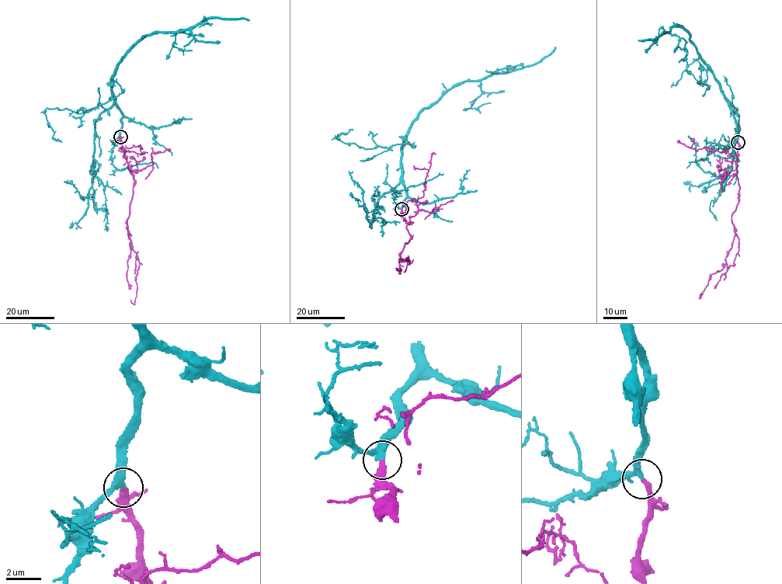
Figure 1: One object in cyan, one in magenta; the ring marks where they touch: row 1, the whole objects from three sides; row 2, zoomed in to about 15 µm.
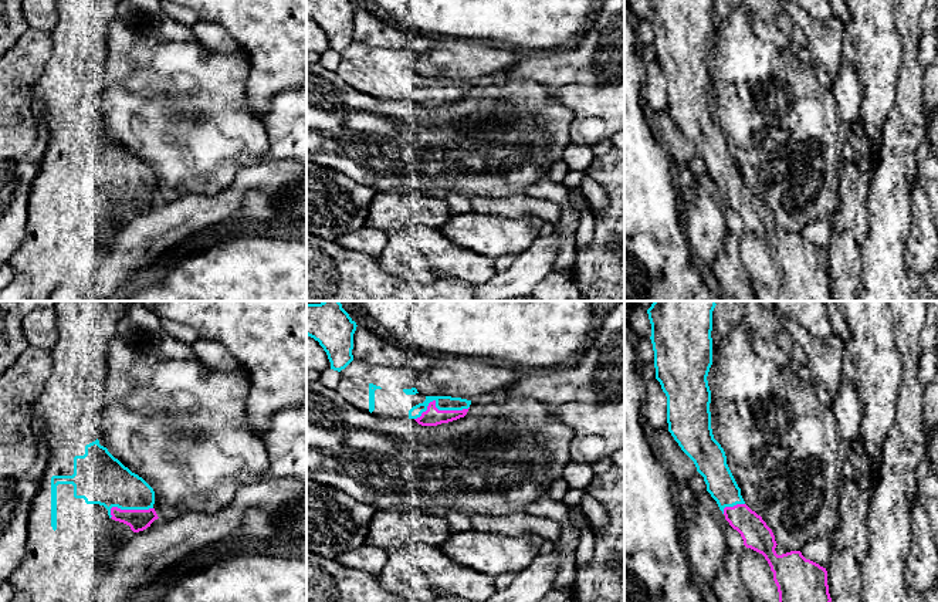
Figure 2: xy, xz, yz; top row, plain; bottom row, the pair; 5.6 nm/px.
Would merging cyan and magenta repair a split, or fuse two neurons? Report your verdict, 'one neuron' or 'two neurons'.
one neuron

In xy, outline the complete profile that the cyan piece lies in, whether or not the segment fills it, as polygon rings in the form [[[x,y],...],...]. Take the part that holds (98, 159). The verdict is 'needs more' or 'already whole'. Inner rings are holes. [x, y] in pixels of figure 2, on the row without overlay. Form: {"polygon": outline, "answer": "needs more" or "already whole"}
{"polygon": [[[98,121],[85,128],[84,138],[74,139],[72,158],[51,159],[54,213],[57,212],[58,166],[72,166],[75,180],[84,180],[87,186],[104,187],[109,200],[129,207],[133,214],[146,212],[159,200],[153,190],[153,170],[115,141]]], "answer": "needs more"}

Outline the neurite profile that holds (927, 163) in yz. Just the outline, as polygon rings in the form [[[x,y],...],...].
[[[928,133],[917,148],[917,180],[928,196],[938,233],[938,159]]]

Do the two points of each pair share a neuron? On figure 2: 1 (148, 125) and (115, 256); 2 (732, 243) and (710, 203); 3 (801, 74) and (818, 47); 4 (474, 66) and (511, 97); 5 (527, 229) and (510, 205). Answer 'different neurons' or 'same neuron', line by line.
1: different neurons
2: different neurons
3: different neurons
4: different neurons
5: different neurons

